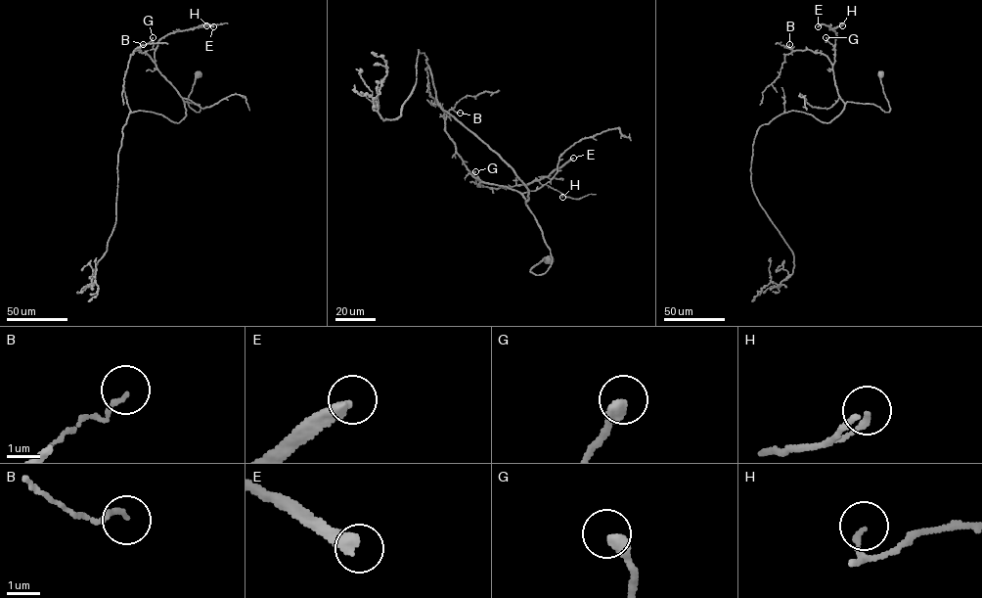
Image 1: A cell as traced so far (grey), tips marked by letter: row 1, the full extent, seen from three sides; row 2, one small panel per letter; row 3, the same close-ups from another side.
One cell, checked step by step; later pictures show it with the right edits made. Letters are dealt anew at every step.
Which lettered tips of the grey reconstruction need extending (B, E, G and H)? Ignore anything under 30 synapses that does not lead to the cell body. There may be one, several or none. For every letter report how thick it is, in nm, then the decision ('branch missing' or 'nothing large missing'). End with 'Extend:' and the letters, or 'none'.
B: 130 nm thick; nothing large missing
E: 400 nm thick; branch missing
G: 400 nm thick; nothing large missing
H: 170 nm thick; nothing large missing
Extend: E

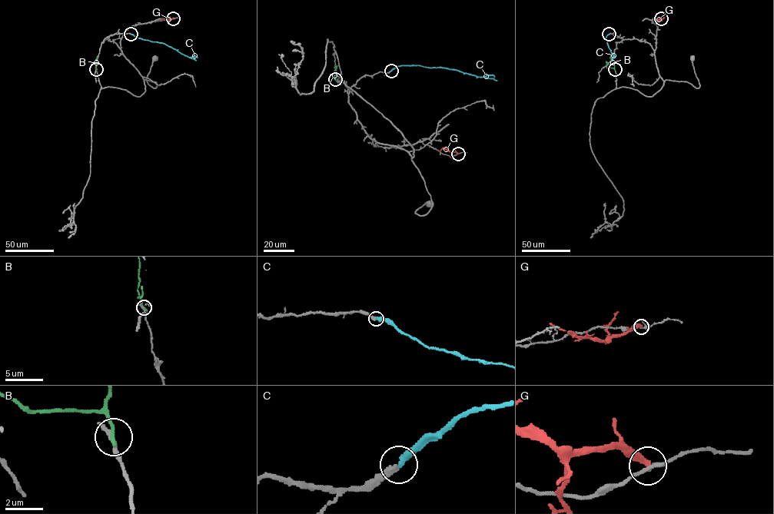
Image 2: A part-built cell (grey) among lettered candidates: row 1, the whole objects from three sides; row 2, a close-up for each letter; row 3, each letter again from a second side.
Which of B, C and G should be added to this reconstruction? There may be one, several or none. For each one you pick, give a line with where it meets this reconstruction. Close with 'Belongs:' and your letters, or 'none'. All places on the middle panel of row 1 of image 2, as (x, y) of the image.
C: Touches grey at (391, 71)
Belongs: C

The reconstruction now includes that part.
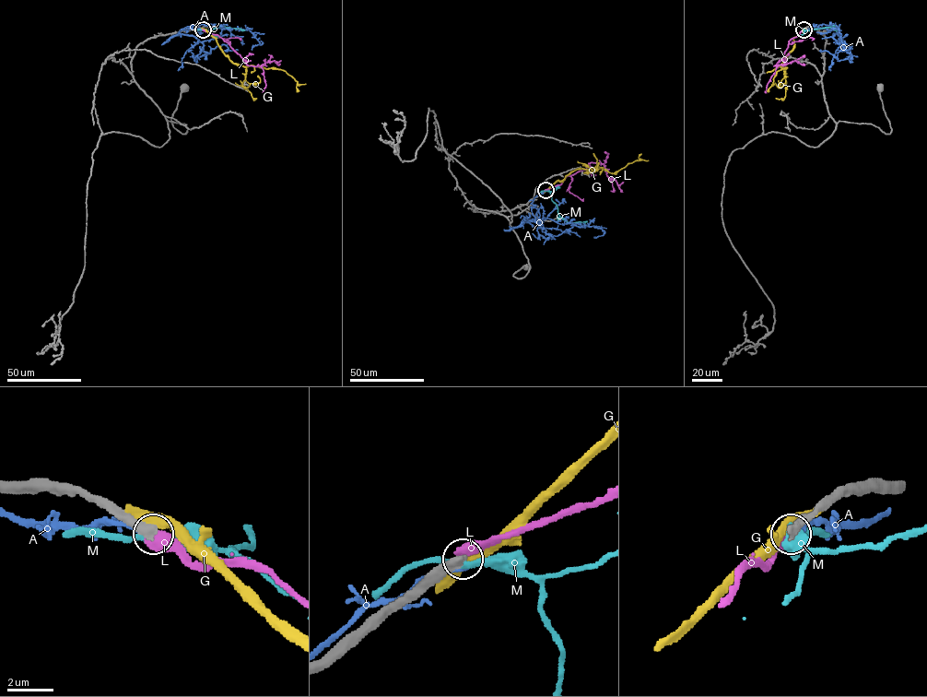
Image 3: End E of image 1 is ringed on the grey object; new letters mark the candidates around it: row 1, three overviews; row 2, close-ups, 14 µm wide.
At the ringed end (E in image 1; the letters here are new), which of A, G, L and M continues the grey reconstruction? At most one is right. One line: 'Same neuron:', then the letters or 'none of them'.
Same neuron: none of them

